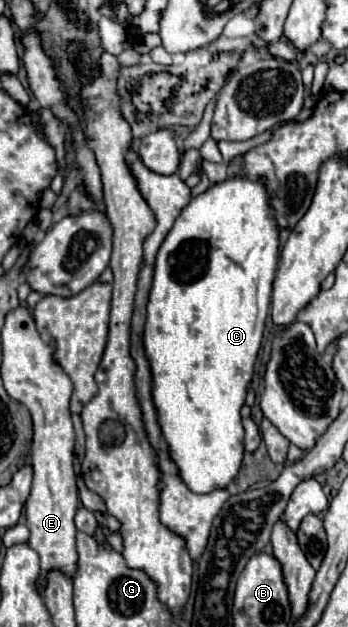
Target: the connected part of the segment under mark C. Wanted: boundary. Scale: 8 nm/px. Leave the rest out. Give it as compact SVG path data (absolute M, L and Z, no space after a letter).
M233 175L233 177L227 177L225 181L221 183L215 183L211 185L205 193L193 197L189 201L189 205L183 207L181 215L177 217L173 229L169 231L169 235L165 237L163 245L159 247L157 251L157 257L155 257L155 265L153 265L153 285L155 289L151 289L149 293L149 321L145 323L145 351L147 351L147 359L149 359L149 365L151 365L151 375L153 375L153 403L157 407L157 413L159 413L159 425L161 425L161 433L163 437L167 439L169 443L169 453L171 453L171 459L177 463L179 467L179 475L183 477L183 481L187 483L187 487L195 493L209 493L217 487L225 487L229 485L235 477L237 477L237 471L239 471L239 465L241 465L241 459L243 459L243 425L241 425L241 405L245 403L245 395L247 395L247 385L251 381L251 375L253 375L253 365L255 365L255 359L257 359L257 351L261 347L261 337L263 337L263 331L265 331L265 319L267 319L267 313L269 313L269 295L271 295L271 285L273 285L273 275L275 275L275 269L277 269L277 259L279 259L279 227L277 227L277 221L275 221L275 209L271 207L271 197L269 197L269 191L265 187L265 179L257 179L257 181L251 181L247 177L239 177L239 175Z

